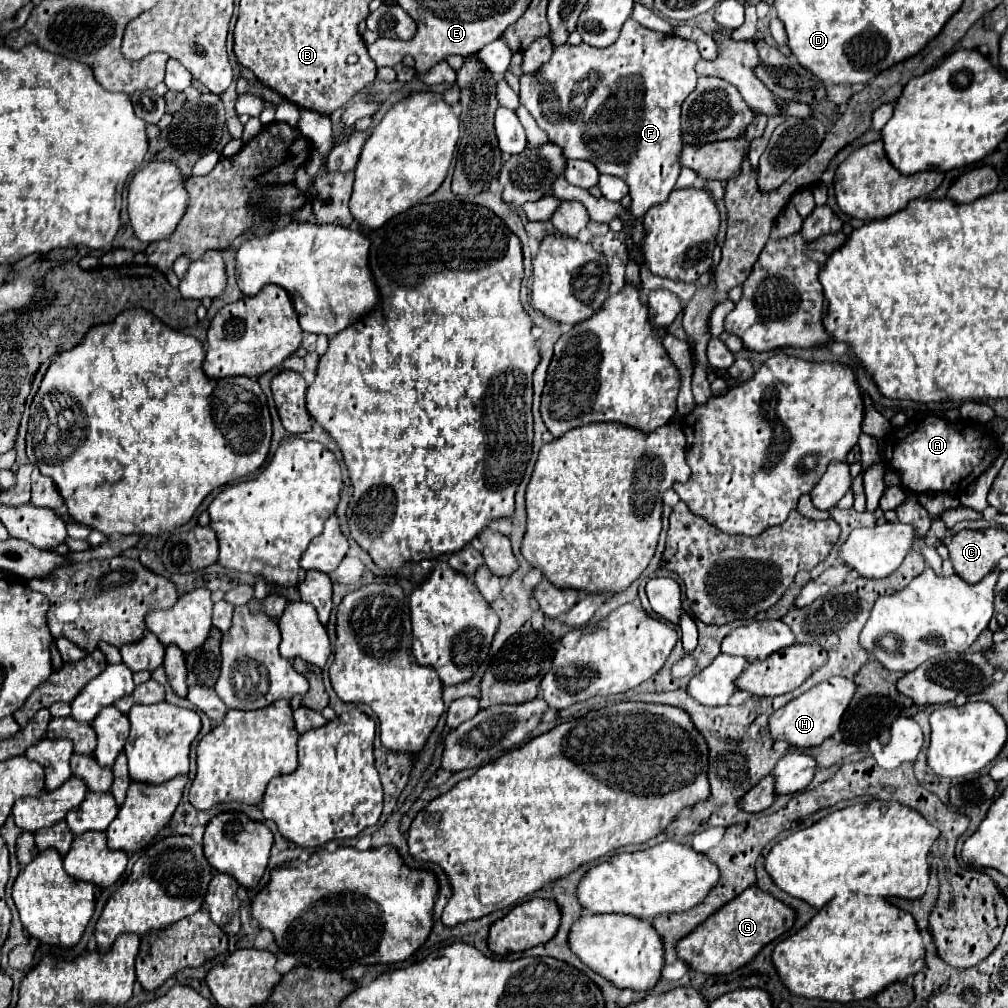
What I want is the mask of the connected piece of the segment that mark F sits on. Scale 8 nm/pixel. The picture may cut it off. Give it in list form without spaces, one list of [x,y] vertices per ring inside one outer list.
[[[629,18],[629,20],[623,24],[617,42],[615,42],[613,46],[609,46],[609,48],[591,48],[591,46],[587,46],[587,44],[583,44],[583,42],[581,42],[579,46],[571,46],[571,44],[555,46],[551,60],[545,62],[535,74],[521,74],[521,78],[519,78],[519,102],[529,110],[529,114],[535,118],[535,122],[539,124],[539,128],[549,134],[549,140],[563,150],[563,156],[565,156],[565,158],[589,160],[589,162],[599,170],[599,174],[613,174],[613,176],[623,178],[623,180],[629,184],[629,190],[631,190],[629,194],[631,194],[631,198],[633,198],[633,206],[629,208],[629,212],[631,212],[631,222],[635,222],[635,220],[643,218],[643,214],[645,214],[651,206],[665,202],[667,196],[671,194],[671,190],[675,188],[677,178],[679,178],[679,170],[681,170],[679,152],[681,152],[681,148],[683,148],[681,128],[679,128],[679,116],[681,116],[681,104],[683,104],[683,100],[685,100],[685,98],[695,90],[695,86],[697,86],[695,64],[697,64],[699,58],[701,58],[701,54],[699,54],[695,42],[685,40],[685,38],[679,38],[679,36],[671,36],[671,34],[653,32],[653,30],[641,26],[639,22],[635,22],[633,18]]]

